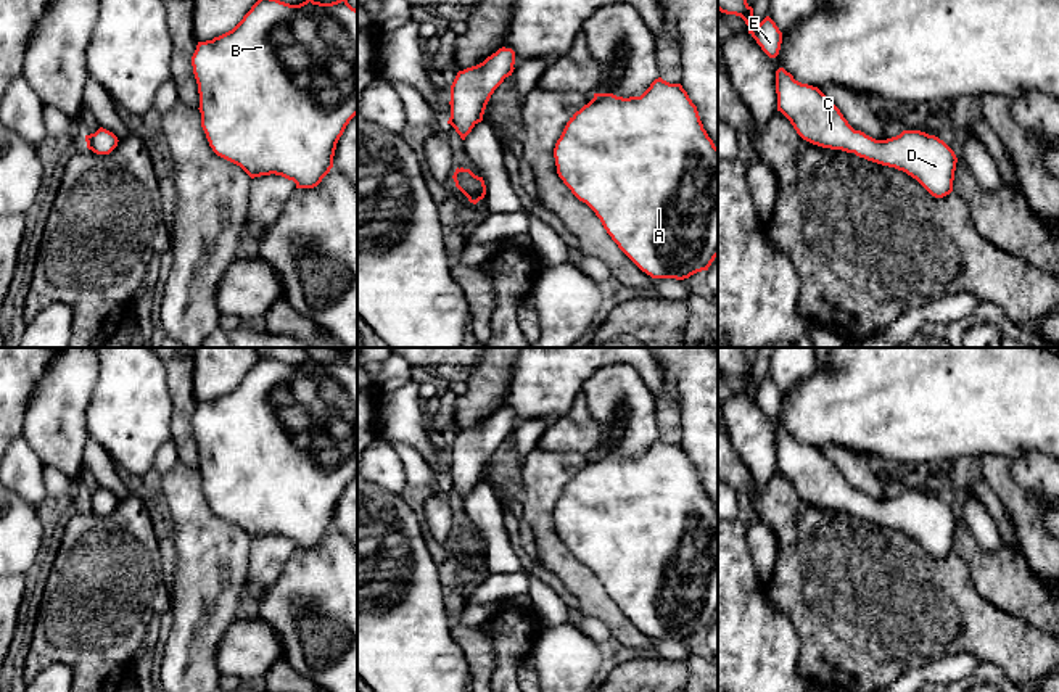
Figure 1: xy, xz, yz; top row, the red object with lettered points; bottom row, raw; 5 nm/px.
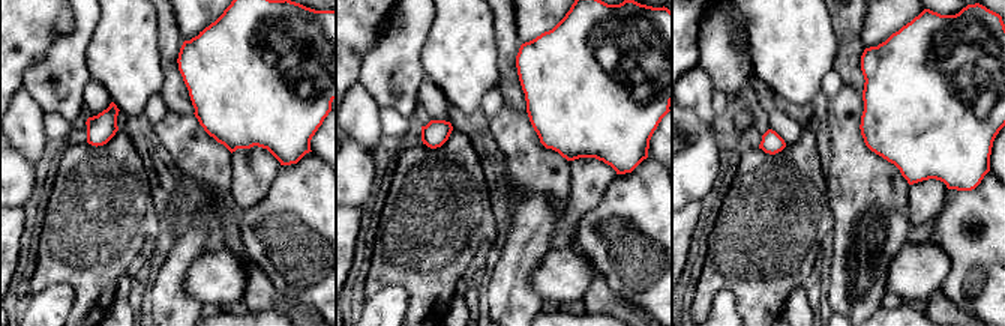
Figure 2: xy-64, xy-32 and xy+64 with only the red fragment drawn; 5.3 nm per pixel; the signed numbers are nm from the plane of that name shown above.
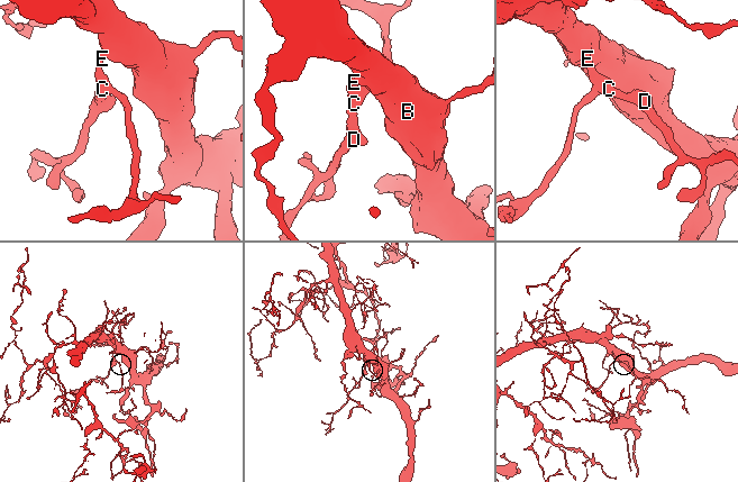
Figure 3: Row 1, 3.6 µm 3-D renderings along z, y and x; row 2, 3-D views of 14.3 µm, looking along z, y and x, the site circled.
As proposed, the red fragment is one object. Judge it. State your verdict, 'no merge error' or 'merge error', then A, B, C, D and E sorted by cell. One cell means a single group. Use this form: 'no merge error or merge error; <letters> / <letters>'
no merge error; A B C D E

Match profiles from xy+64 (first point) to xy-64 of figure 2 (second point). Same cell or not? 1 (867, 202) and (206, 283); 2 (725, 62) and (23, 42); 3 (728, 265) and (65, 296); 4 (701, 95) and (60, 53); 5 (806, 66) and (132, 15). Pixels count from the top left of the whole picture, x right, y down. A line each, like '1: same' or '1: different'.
1: different
2: different
3: different
4: different
5: same

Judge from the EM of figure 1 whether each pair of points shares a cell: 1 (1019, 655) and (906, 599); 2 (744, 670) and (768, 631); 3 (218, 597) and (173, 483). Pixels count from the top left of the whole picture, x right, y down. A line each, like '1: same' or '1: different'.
1: same
2: same
3: same

